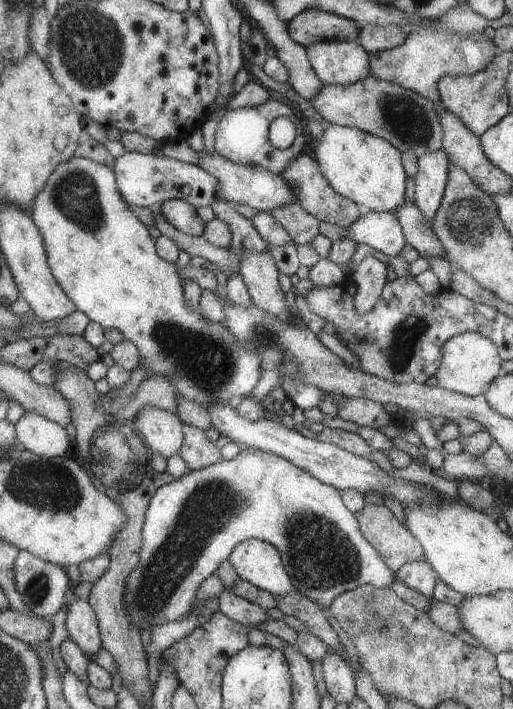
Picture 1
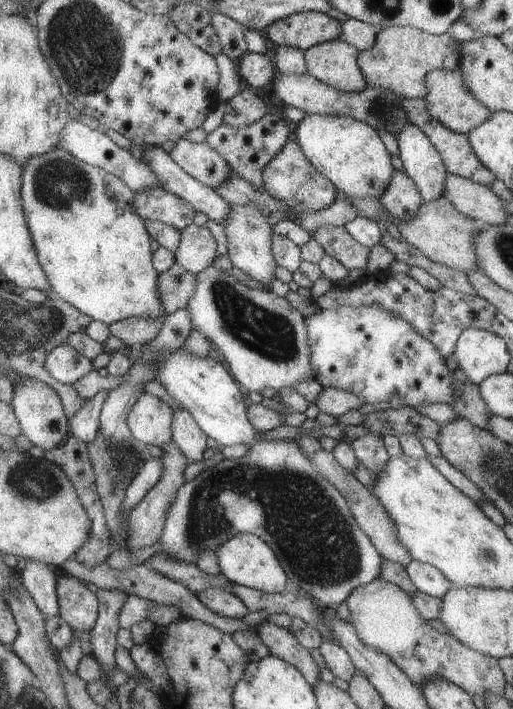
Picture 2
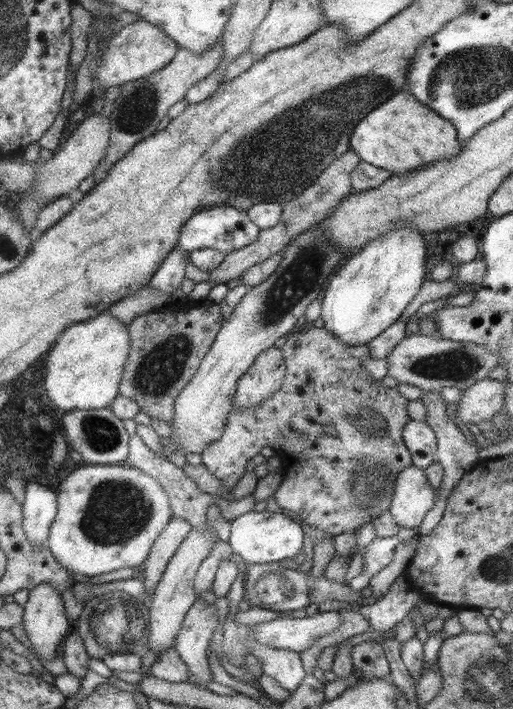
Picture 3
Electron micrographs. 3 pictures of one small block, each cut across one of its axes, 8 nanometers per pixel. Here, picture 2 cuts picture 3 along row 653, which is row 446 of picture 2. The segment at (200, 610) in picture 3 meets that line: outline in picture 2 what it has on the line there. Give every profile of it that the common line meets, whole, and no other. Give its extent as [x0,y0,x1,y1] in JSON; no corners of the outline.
[172,409,207,463]

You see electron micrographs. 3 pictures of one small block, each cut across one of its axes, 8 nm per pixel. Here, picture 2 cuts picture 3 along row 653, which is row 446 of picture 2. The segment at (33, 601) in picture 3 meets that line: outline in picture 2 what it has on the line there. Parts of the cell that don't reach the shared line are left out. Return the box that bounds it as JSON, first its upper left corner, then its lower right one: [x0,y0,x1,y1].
[9,377,71,452]

